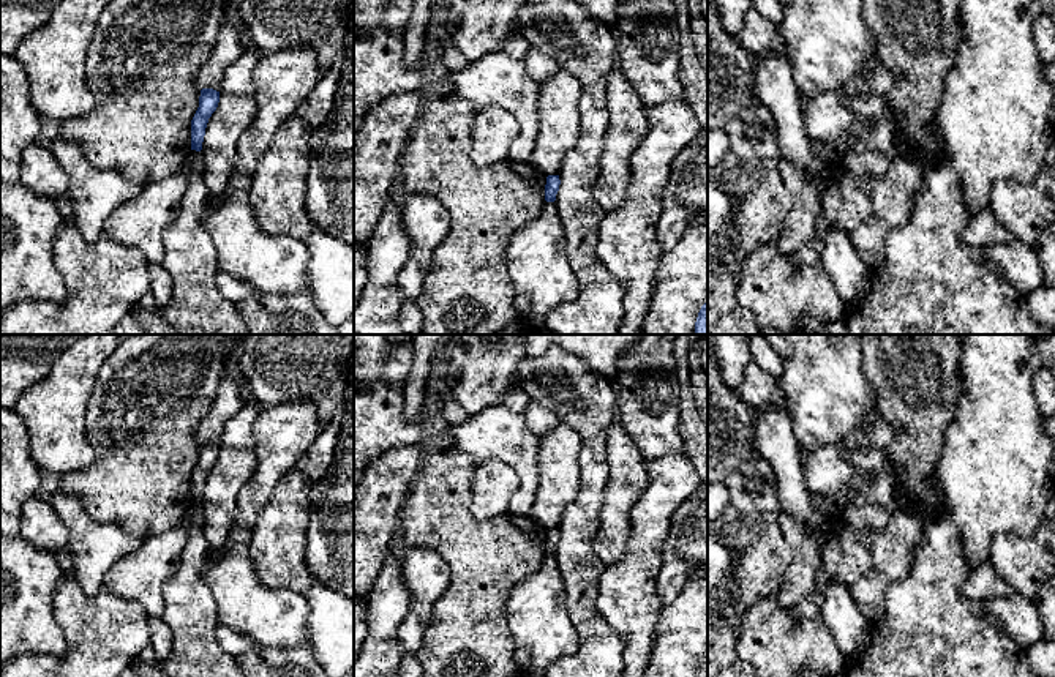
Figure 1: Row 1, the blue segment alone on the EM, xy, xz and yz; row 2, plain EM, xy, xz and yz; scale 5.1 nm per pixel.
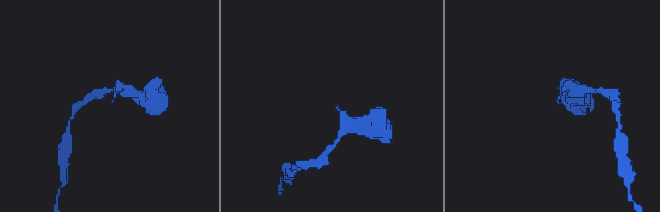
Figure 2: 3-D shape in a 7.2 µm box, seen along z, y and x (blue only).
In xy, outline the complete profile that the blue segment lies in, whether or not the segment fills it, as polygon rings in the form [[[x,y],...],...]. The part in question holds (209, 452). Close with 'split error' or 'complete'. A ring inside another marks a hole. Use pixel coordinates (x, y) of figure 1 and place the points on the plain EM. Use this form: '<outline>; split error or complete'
[[[202,442],[199,450],[199,461],[191,473],[191,503],[201,505],[208,472],[216,464],[220,456],[220,445],[213,442]]]; complete

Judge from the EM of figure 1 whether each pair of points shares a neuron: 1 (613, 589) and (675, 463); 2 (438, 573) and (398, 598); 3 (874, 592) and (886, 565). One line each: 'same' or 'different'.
1: same
2: different
3: same

